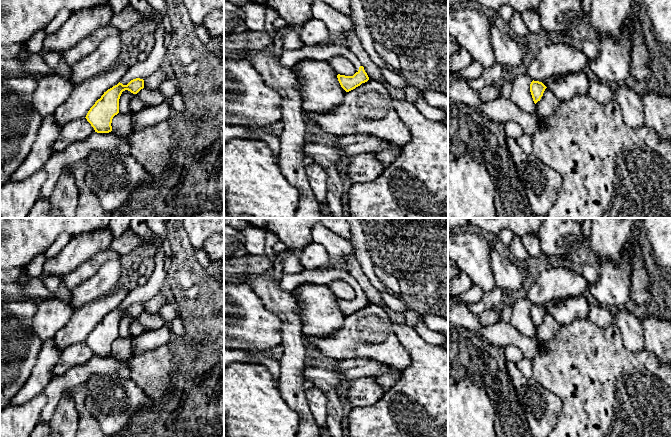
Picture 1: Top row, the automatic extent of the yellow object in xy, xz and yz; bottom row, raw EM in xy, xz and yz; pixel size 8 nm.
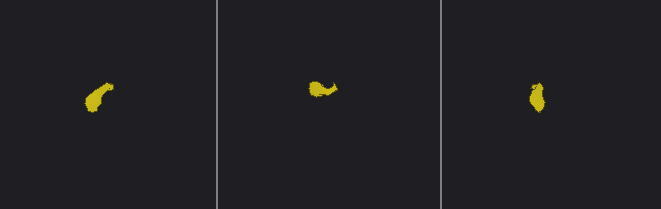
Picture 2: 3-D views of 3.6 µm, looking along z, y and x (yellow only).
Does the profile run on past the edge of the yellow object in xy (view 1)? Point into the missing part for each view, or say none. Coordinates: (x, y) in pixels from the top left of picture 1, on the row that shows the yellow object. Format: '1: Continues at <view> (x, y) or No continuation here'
1: No continuation here

